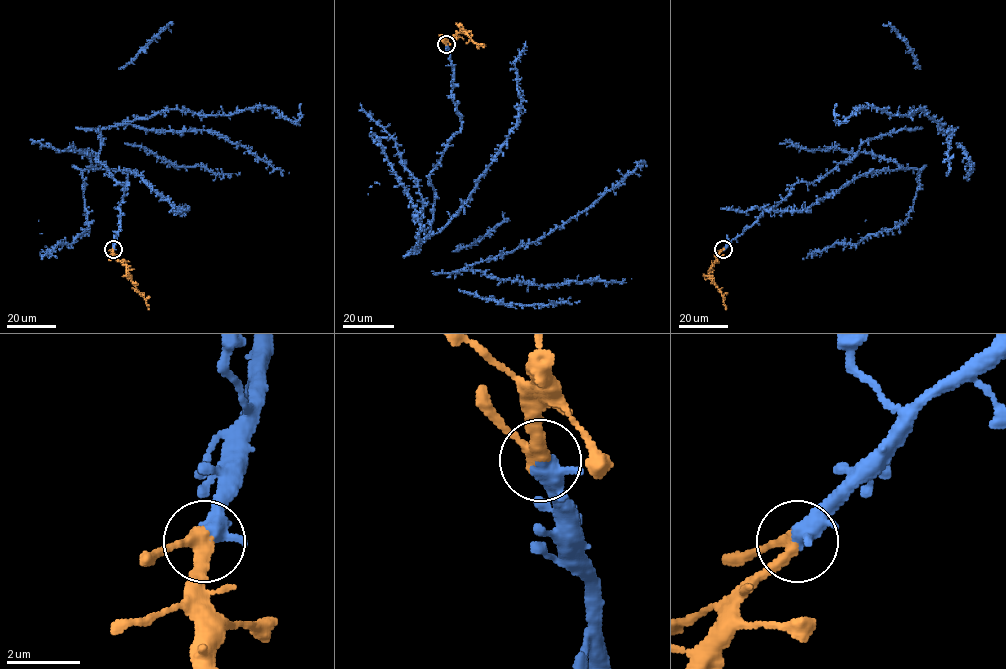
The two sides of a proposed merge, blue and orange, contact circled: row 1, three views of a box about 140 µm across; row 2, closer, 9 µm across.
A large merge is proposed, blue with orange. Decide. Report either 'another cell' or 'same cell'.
same cell

